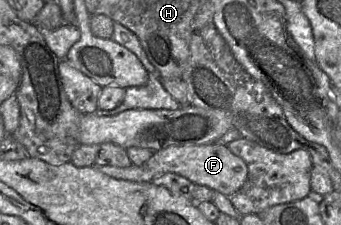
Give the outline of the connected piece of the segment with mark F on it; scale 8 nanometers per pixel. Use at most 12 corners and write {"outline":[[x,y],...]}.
{"outline":[[227,145],[169,146],[144,164],[102,166],[112,178],[151,182],[165,173],[227,197],[248,176]]}

